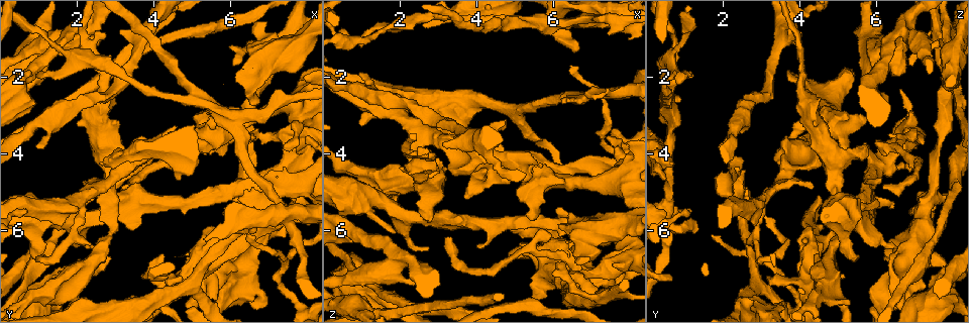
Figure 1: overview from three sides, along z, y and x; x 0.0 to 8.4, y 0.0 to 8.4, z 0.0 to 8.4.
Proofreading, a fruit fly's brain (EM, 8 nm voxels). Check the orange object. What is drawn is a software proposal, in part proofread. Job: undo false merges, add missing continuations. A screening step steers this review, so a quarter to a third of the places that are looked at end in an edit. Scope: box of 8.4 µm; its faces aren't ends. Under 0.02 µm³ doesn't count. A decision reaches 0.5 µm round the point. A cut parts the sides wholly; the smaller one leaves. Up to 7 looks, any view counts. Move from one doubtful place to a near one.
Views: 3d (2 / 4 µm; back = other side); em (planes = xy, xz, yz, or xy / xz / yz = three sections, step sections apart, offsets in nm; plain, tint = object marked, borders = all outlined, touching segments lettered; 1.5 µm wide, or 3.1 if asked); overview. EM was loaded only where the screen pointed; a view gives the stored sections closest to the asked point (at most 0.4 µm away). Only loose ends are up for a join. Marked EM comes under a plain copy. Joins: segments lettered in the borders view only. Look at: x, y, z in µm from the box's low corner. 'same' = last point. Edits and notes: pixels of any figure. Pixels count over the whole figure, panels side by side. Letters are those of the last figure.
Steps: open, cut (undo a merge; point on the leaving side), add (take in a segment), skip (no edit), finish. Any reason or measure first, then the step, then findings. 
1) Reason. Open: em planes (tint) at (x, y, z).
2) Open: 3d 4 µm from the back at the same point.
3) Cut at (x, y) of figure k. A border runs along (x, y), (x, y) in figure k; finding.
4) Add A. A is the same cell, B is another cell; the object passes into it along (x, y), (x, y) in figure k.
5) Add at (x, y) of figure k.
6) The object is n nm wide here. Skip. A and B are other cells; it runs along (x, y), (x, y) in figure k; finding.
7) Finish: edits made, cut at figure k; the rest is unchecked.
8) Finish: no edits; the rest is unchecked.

End of a long branch. Open: 3d 2 µm at (6.60, 6.10, 1.75).

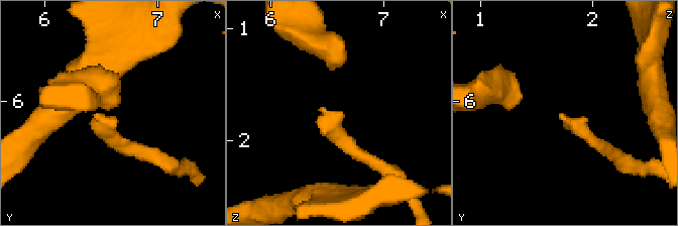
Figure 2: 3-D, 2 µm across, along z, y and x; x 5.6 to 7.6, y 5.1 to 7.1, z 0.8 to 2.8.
Open: em planes (borders) at (6.60, 6.12, 1.76).

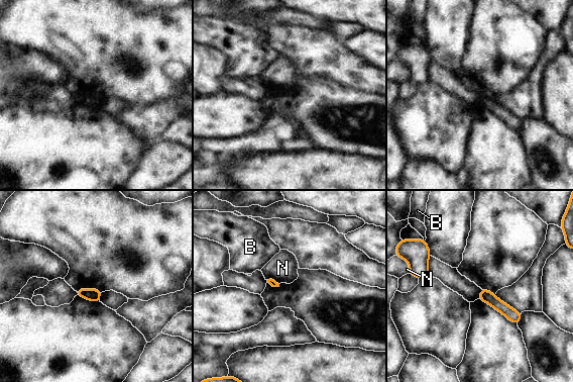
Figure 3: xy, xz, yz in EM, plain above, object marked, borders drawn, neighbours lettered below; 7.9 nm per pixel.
Skip. B and N are other cells; it runs along (483, 291), (517, 320) in figure 3; none of them fits.

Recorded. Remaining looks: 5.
Thick end. Open: em planes (borders) at (5.50, 6.15, 4.00).

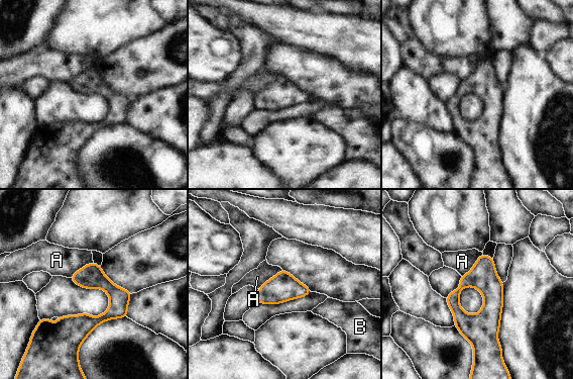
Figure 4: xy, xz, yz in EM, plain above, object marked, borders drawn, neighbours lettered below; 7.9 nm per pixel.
Skip. A and B are other cells; it runs along (93, 265), (114, 307), (78, 343) in figure 4; no lettered segment goes on from it.

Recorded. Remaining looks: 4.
An open end. Open: 3d 2 µm at (5.15, 6.80, 6.45).

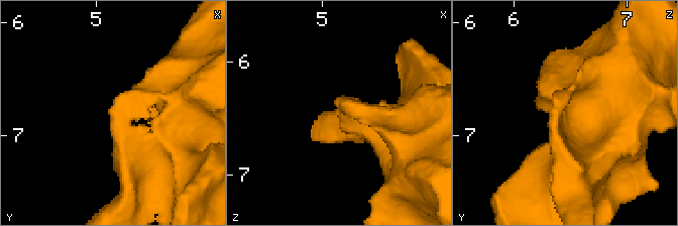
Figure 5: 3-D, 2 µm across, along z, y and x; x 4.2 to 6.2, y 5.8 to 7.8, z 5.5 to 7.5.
Need the tissue. Open: em planes (borders) at (5.16, 6.80, 6.40).

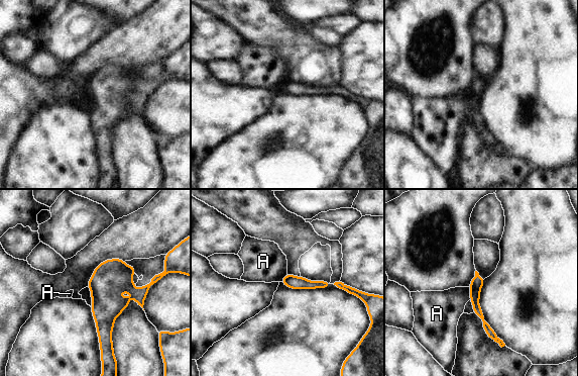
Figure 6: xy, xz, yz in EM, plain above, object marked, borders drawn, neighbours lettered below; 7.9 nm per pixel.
Skip. A is another cell; no lettered segment goes on from it.

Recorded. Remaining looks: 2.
Finish: no edits; the rest is unchecked.

